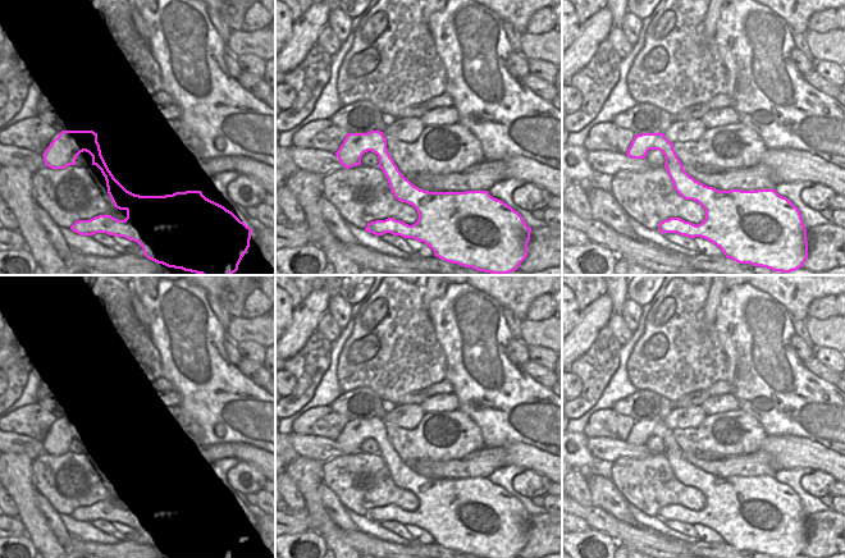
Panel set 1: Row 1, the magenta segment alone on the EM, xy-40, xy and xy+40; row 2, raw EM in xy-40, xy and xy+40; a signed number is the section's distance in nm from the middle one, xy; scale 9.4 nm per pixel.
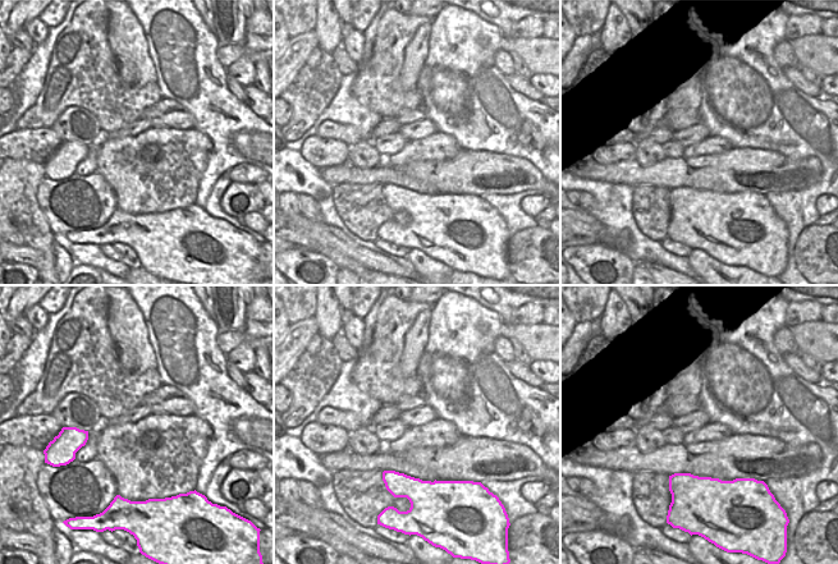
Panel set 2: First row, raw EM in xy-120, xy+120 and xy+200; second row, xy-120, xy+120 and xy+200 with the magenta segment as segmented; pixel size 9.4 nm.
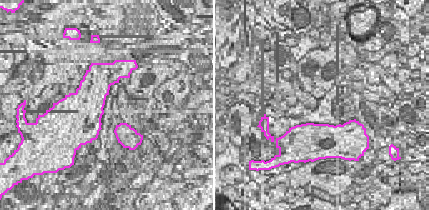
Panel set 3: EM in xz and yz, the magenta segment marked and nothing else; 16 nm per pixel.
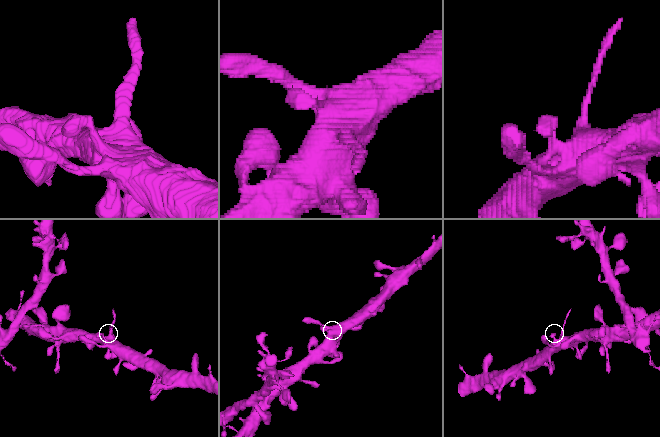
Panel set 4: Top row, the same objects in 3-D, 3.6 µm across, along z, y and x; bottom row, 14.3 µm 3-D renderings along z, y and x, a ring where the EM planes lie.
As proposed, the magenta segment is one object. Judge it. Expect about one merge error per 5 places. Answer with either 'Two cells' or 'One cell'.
One cell

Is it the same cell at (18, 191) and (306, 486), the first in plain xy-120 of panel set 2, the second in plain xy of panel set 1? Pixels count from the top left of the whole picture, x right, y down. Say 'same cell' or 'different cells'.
same cell

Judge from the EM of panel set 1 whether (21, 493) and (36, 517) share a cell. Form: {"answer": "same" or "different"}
{"answer": "same"}

